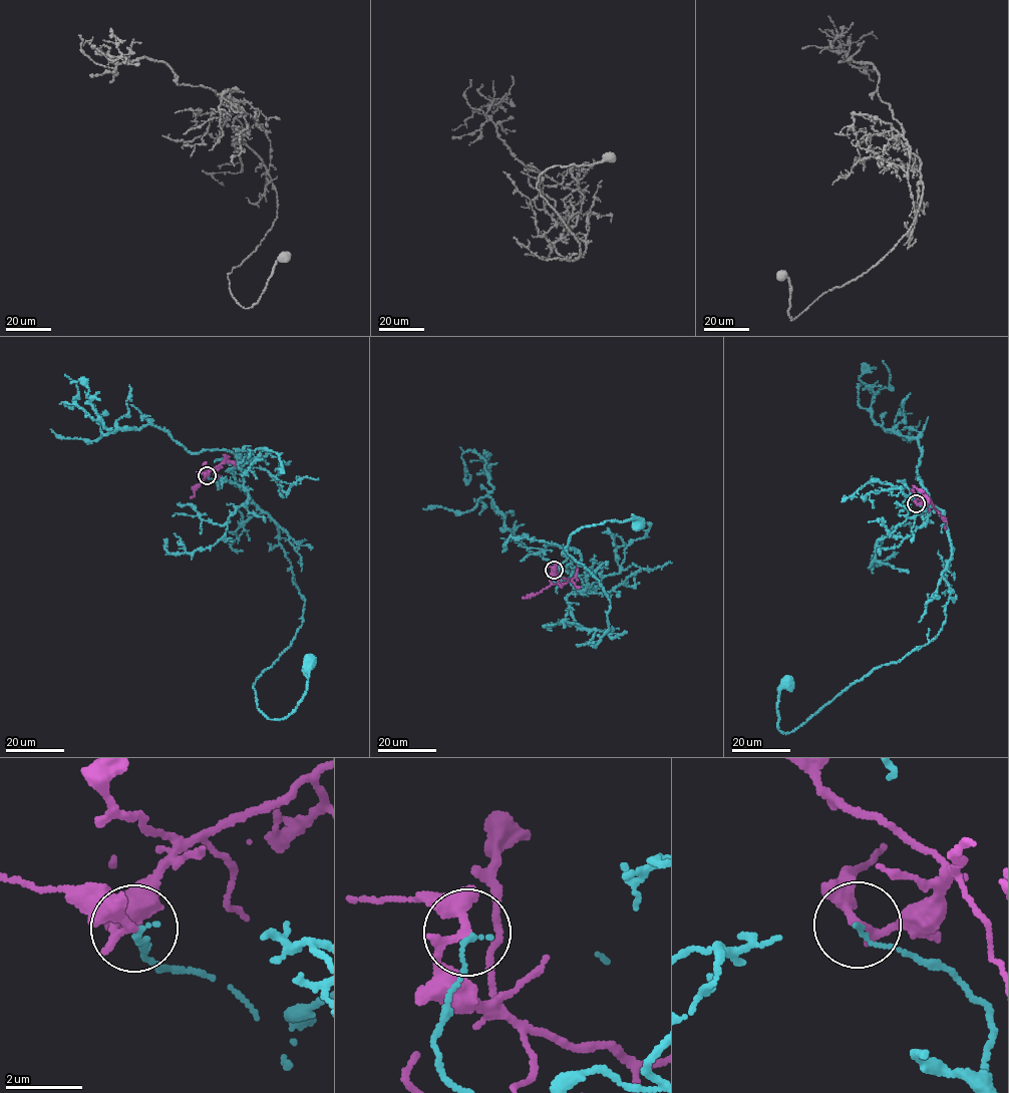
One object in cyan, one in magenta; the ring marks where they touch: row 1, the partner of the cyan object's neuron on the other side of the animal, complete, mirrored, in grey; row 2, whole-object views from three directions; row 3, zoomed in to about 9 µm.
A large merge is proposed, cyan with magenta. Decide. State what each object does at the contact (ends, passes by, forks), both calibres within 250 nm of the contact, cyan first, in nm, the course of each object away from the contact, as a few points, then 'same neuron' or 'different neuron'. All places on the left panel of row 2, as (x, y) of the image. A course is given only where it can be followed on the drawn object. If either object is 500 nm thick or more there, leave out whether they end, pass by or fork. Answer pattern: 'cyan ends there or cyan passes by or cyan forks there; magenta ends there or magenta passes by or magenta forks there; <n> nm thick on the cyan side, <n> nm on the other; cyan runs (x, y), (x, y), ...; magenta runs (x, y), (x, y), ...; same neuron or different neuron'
cyan ends there; magenta passes by; 120 nm thick on the cyan side, 240 nm on the other; cyan runs (207, 475), (243, 472), (304, 600), (253, 684), (268, 718), (295, 708), (310, 662); magenta runs (207, 475), (212, 469), (221, 466), (209, 472), (190, 496); different neuron

